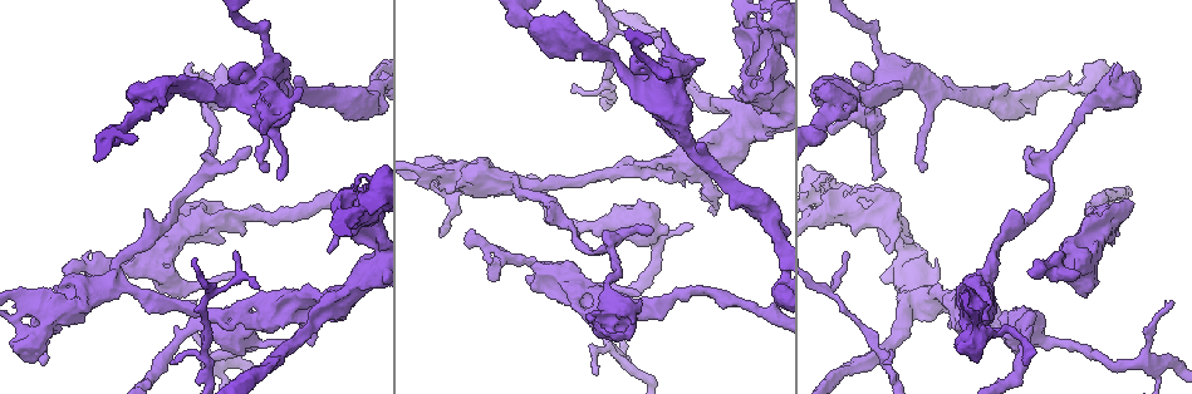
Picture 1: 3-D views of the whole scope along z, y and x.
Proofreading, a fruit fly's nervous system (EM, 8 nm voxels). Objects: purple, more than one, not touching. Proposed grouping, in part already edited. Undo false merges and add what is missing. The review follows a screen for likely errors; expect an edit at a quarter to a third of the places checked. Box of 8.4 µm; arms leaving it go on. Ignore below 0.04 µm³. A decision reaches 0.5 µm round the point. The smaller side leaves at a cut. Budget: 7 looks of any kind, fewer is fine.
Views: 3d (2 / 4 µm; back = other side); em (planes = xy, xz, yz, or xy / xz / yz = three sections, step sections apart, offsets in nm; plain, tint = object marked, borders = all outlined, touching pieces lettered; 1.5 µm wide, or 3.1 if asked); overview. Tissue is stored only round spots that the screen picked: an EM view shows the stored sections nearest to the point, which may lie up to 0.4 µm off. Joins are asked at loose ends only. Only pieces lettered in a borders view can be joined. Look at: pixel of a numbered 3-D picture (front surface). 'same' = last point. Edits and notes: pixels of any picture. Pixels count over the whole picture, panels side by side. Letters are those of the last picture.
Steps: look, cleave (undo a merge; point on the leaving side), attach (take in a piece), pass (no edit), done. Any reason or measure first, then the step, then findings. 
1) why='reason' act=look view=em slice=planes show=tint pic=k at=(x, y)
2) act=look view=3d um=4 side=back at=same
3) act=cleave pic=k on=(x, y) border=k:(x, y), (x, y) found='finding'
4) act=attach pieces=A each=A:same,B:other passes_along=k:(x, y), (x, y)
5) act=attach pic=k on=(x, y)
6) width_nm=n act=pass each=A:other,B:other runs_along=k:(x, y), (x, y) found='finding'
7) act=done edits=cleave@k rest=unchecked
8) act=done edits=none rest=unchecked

act=look view=3d um=2 pic=1 at=(299, 89)

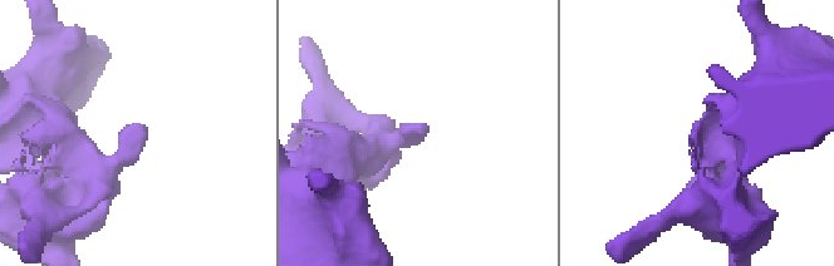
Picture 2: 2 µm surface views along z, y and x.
act=look view=em slice=planes show=borders pic=2 at=(142, 124)

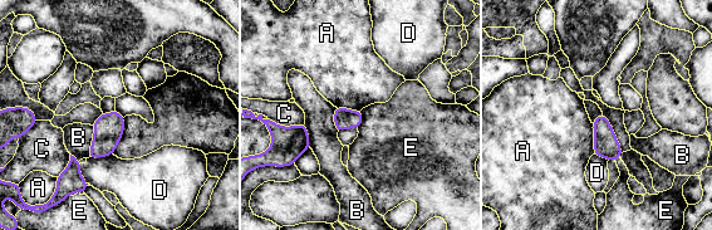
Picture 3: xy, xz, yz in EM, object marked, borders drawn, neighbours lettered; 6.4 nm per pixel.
act=pass each=A:other,B:other,C:other,D:other,E:other border=3:(124, 117), (123, 135), (112, 153) found='no lettered piece goes on from it'

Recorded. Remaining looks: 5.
why='an open end' act=look view=em slice=planes show=borders pic=1 at=(876, 179)

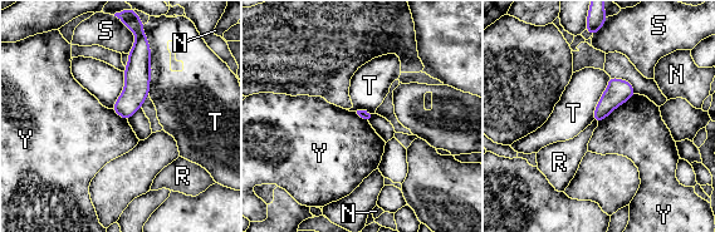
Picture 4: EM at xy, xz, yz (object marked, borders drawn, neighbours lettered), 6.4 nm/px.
longest_contact=T:360nm act=pass each=N:other,R:other,S:other,T:other,Y:other found='no lettered piece goes on from it'

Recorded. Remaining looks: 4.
why='abrupt turn' act=look view=em slice=xz step=4 show=tint pic=1 at=(889, 209)

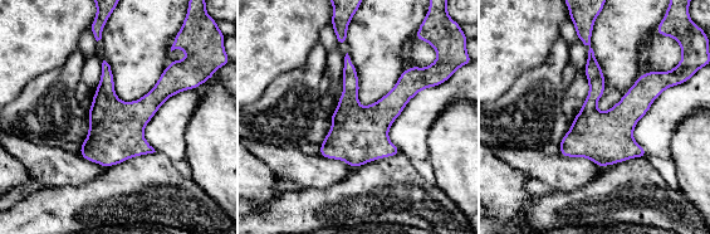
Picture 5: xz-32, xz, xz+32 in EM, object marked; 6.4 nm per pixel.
act=look view=em slice=planes show=tint at=same

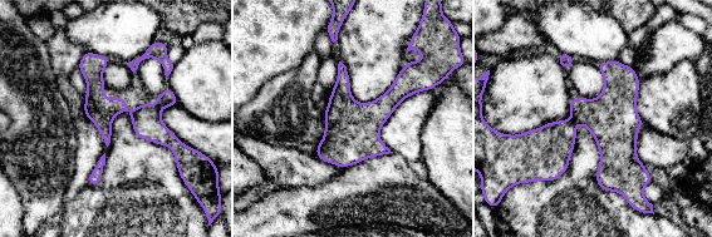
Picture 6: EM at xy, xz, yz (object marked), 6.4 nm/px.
act=look view=em slice=planes show=borders at=same

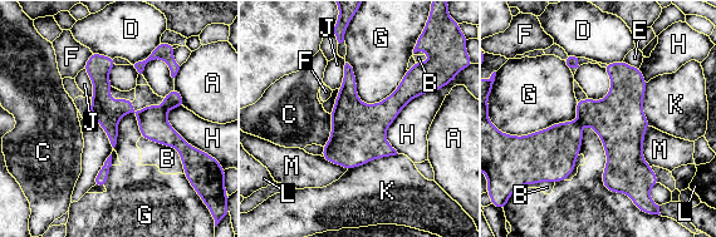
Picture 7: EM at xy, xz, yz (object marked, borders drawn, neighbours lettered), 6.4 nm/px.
width_nm=320 act=pass each=A:other,B:other,C:other,D:other,E:other,F:other,G:other,H:other,J:other,K:other,L:other,M:other border=7:(582, 124), (603, 186), (636, 205) found='continuous, no second cell'

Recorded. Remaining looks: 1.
act=done edits=none rest=unchecked

